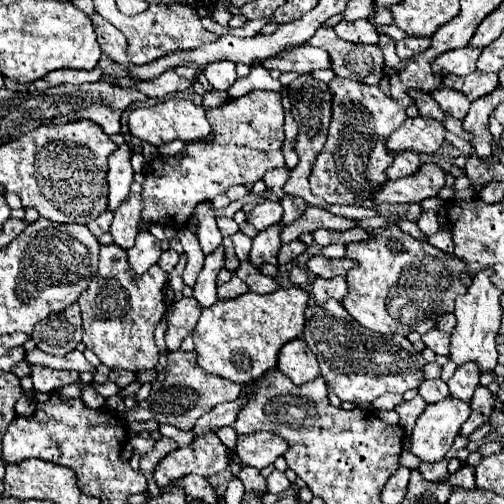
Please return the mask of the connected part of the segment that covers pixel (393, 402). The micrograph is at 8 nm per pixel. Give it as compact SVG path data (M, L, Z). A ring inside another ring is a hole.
M384 394L384 396L380 396L378 400L372 402L372 408L374 410L394 410L402 402L404 402L402 394Z

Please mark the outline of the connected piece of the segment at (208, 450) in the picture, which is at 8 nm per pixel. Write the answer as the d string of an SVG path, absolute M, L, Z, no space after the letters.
M206 432L204 436L196 438L192 444L178 448L176 452L170 452L156 468L154 480L160 488L168 486L172 480L184 478L186 474L198 474L198 476L214 476L220 474L230 466L228 450L220 442L220 438L212 432Z

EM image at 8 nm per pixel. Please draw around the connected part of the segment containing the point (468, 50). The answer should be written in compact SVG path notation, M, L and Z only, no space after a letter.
M474 46L450 50L432 62L432 70L440 74L466 76L470 72L476 72L476 62L480 54L482 54L482 48L474 48Z

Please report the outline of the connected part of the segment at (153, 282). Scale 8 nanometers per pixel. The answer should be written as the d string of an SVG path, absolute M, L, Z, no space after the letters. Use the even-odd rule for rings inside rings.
M108 244L100 248L100 264L96 278L88 286L86 292L78 298L82 320L84 320L84 344L90 348L102 364L110 370L146 370L158 364L158 348L154 344L154 328L164 316L164 288L168 284L168 272L164 272L158 264L154 264L142 276L132 274L126 250Z

